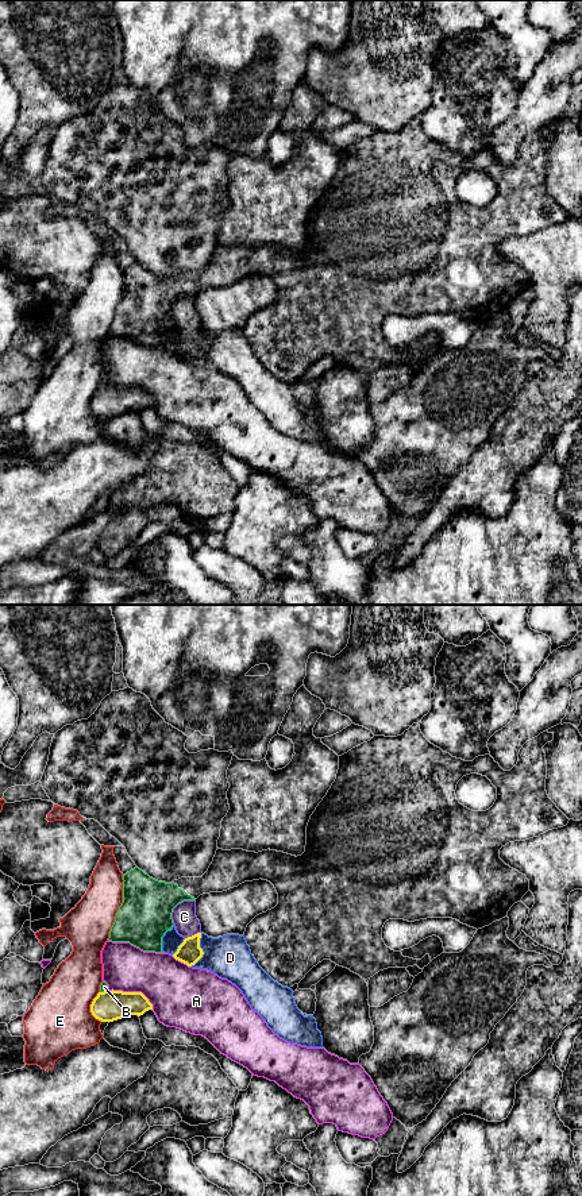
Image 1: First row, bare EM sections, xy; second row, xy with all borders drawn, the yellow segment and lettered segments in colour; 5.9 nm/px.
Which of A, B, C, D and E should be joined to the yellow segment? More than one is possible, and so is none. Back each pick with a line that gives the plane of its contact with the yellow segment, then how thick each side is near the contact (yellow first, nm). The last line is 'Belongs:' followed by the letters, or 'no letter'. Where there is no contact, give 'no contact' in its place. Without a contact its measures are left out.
C: xy | 140/140 nm
Belongs: C

